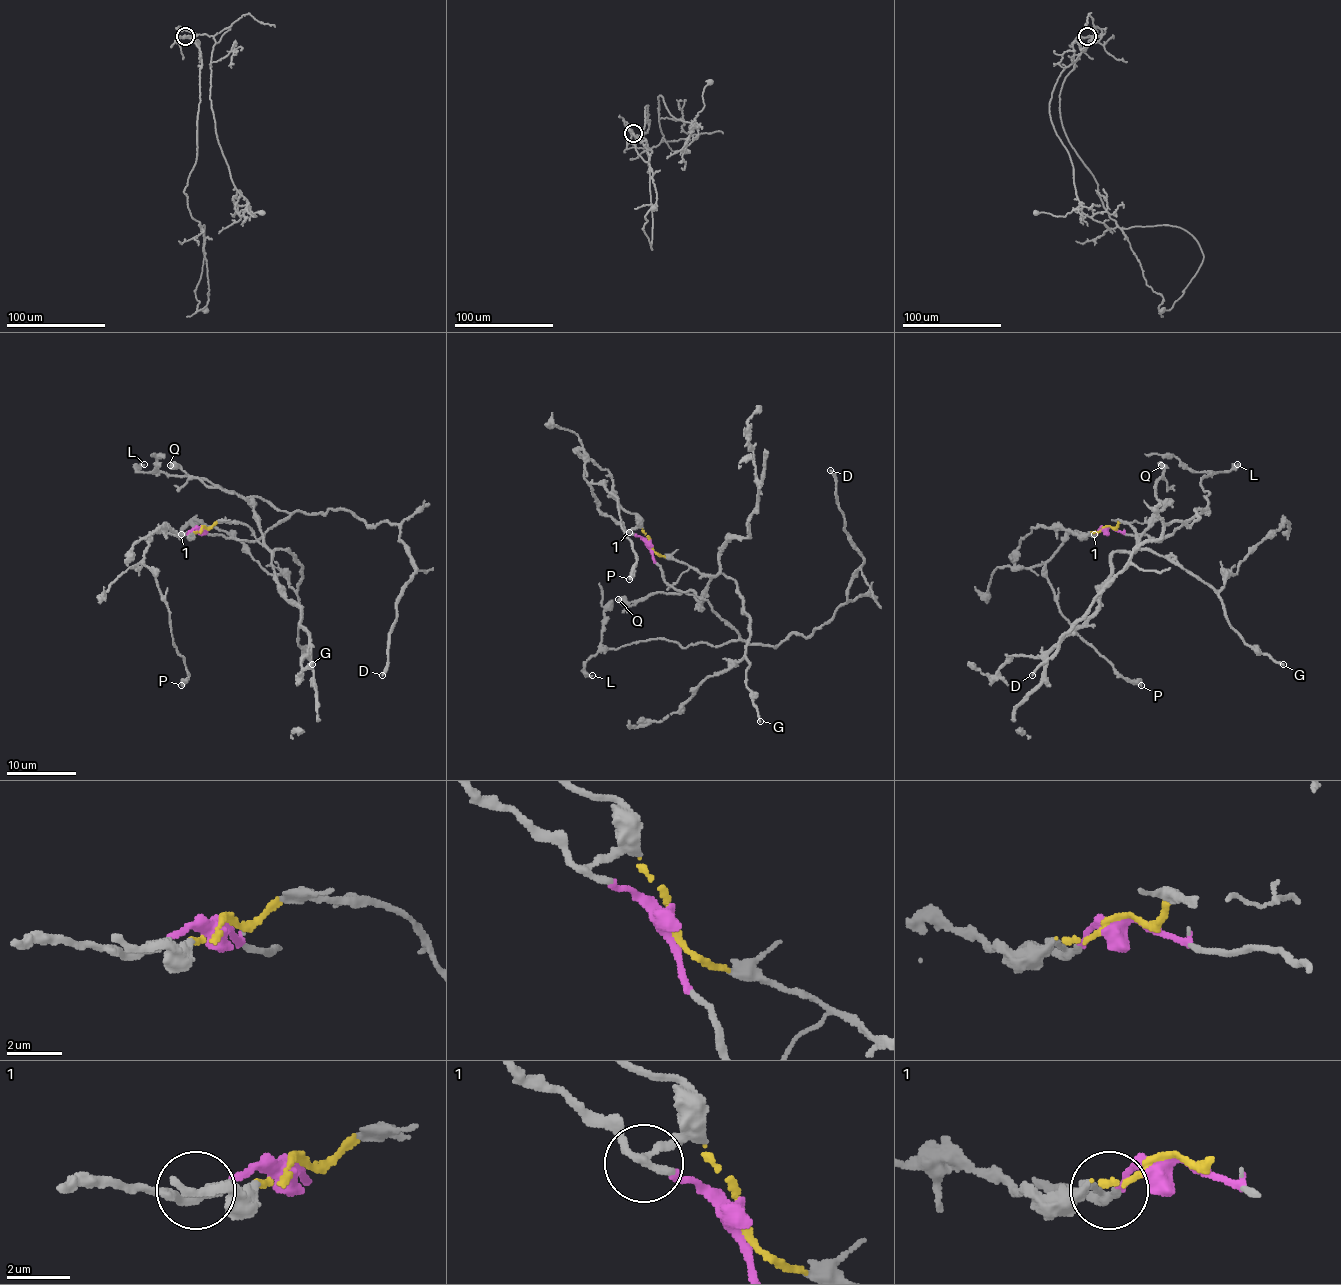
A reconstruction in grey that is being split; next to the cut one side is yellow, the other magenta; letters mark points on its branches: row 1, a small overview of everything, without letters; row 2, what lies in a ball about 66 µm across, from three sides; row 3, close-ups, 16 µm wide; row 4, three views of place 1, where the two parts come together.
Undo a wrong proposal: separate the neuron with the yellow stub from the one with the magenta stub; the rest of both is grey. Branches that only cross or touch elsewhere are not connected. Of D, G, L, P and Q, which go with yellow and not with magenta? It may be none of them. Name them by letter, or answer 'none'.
G, Q

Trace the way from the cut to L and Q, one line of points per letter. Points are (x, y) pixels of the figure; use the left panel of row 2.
L: (202, 527), (209, 534), (257, 541), (290, 513), (206, 479), (136, 471), (145, 464)
Q: (202, 527), (239, 521), (260, 542), (262, 535), (257, 513), (237, 493), (208, 488), (197, 478), (169, 465)

